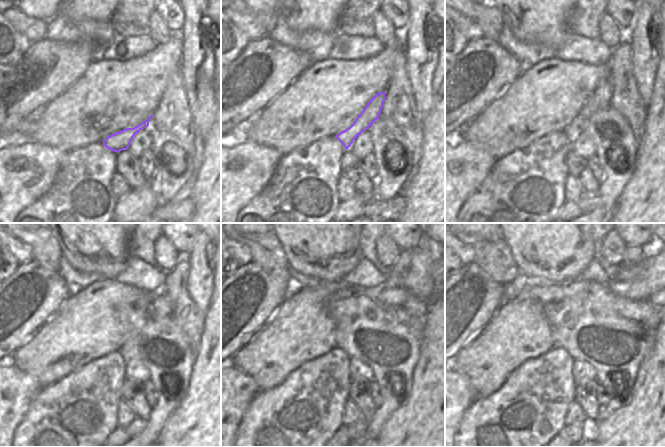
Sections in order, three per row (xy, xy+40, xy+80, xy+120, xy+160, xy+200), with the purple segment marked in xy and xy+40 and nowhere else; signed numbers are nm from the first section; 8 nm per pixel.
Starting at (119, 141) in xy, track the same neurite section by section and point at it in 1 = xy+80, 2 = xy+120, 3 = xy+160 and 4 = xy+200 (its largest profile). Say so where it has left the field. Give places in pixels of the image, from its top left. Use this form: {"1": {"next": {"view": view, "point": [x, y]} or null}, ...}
{"1": {"next": {"view": "xy+80", "point": [601, 97]}}, "2": {"next": {"view": "xy+120", "point": [160, 305]}}, "3": {"next": {"view": "xy+160", "point": [392, 295]}}, "4": {"next": {"view": "xy+200", "point": [642, 287]}}}

